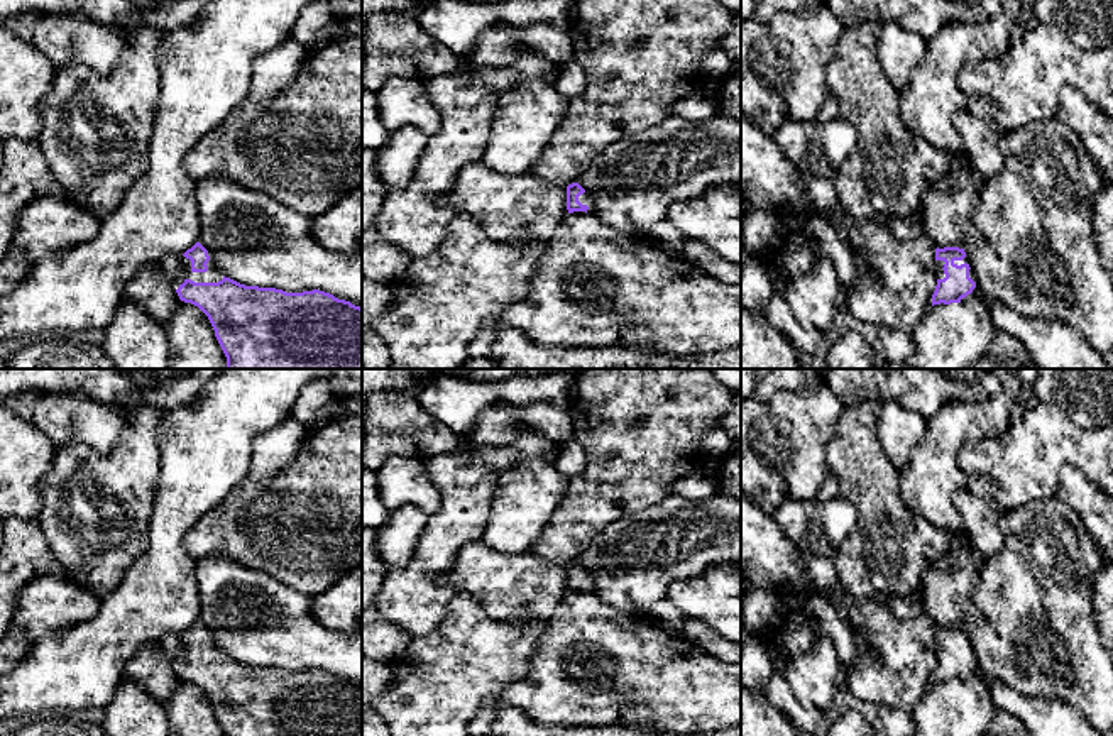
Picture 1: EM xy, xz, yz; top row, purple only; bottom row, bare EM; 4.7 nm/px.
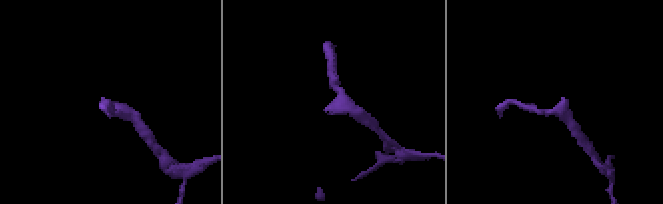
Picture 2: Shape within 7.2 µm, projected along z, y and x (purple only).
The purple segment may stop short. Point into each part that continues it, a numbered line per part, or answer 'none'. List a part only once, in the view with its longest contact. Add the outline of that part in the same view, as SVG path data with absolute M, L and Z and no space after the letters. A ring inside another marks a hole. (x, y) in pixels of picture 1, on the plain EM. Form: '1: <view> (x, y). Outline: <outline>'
1: yz (971, 653). Outline: M968 634L962 640L954 640L954 643L957 643L957 645L961 645L964 641L971 646ZM973 646L969 648L969 656L976 662L976 655L973 651ZM976 662L976 667L973 668L973 672L968 673L966 677L962 677L961 682L971 680L973 673L976 672L976 668L978 668L978 662Z

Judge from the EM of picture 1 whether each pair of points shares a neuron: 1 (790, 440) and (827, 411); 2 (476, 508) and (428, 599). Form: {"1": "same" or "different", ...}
{"1": "same", "2": "same"}

